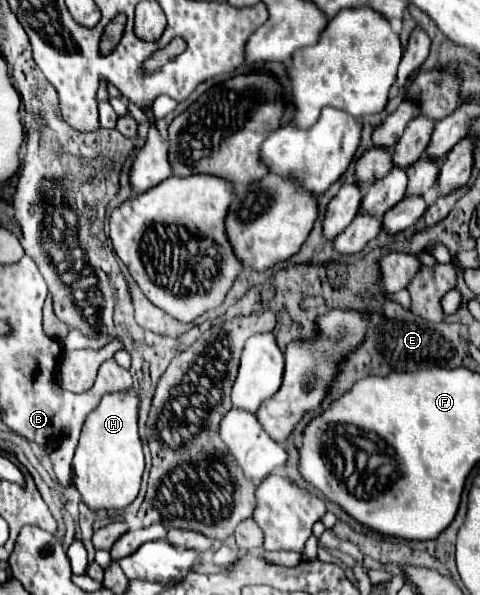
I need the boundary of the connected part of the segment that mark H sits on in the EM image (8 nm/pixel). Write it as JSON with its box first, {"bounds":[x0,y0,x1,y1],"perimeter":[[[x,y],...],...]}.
{"bounds":[72,390,144,510],"perimeter":[[[120,390],[104,394],[98,406],[82,424],[78,448],[72,460],[72,480],[82,500],[92,510],[106,510],[110,506],[128,506],[140,490],[144,472],[144,452],[138,434],[138,406],[136,390]]]}

